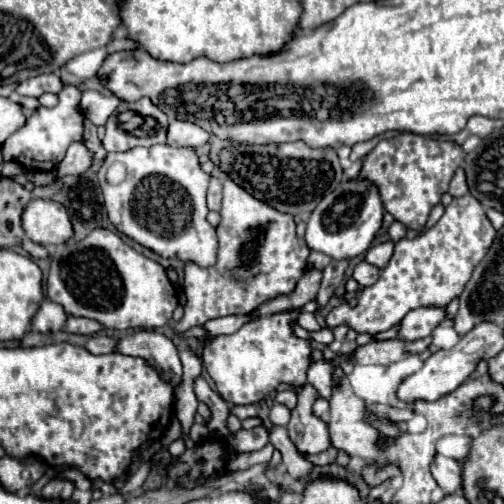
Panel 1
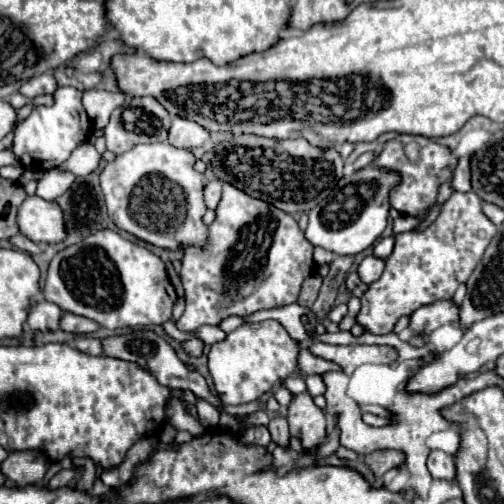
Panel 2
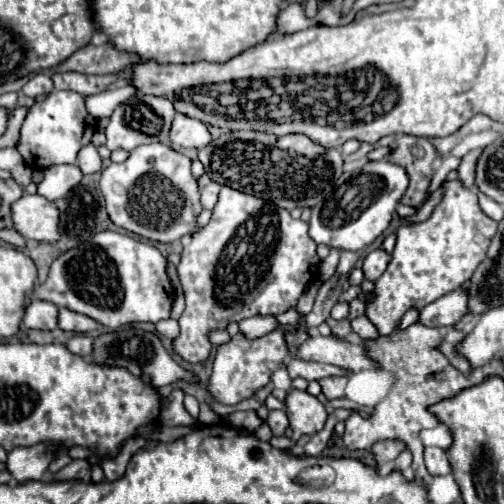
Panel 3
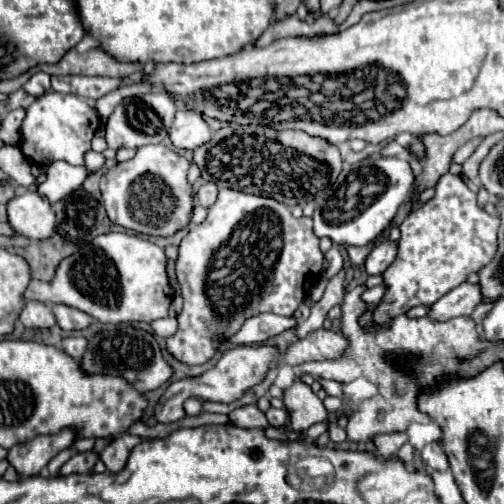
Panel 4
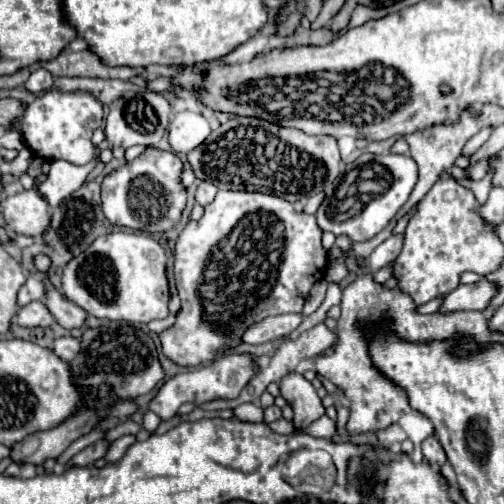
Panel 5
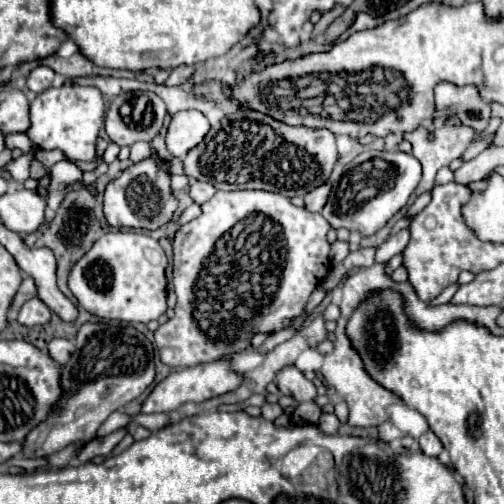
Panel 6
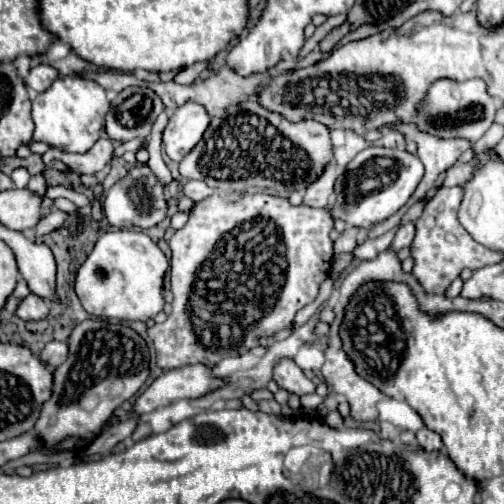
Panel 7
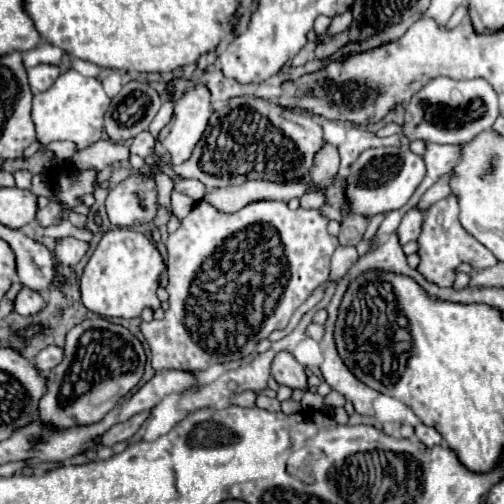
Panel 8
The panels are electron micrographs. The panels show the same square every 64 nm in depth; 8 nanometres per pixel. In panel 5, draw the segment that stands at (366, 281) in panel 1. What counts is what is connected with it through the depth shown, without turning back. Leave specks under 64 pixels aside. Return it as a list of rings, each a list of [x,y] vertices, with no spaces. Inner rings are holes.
[[[390,236],[386,242],[382,242],[370,256],[368,256],[368,268],[370,272],[378,272],[380,268],[392,264],[396,260],[396,256],[400,254],[402,250],[402,242],[404,242],[404,236]]]

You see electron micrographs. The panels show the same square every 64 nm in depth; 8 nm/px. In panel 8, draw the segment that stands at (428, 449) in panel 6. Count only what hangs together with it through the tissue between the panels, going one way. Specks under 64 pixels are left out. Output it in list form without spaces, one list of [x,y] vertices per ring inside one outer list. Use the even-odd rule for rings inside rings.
[[[418,424],[418,426],[416,426],[416,436],[418,436],[418,440],[420,440],[426,448],[432,448],[432,446],[442,444],[442,436],[440,436],[434,428],[424,426],[424,424]]]

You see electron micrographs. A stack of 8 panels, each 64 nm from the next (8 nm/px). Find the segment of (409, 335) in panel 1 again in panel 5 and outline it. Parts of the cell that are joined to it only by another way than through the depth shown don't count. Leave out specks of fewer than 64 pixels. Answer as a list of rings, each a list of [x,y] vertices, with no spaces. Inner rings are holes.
[[[484,278],[476,284],[460,284],[456,290],[452,290],[450,294],[444,296],[444,302],[438,308],[438,312],[484,310],[496,292],[498,292],[498,288]]]

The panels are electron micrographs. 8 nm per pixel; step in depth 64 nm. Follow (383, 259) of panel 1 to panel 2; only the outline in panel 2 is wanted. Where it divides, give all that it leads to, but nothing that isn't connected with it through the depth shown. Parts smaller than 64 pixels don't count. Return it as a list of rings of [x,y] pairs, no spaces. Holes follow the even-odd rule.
[[[388,236],[388,238],[382,238],[376,246],[374,246],[374,256],[380,258],[380,260],[386,260],[390,254],[392,254],[392,248],[394,248],[394,236]]]

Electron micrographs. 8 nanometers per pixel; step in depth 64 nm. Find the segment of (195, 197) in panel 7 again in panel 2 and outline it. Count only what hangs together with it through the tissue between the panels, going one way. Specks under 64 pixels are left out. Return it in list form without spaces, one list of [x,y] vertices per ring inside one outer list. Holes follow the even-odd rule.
[[[210,180],[206,184],[206,190],[204,190],[204,198],[206,198],[206,206],[210,210],[214,210],[220,202],[220,196],[222,196],[222,182],[220,180]]]

